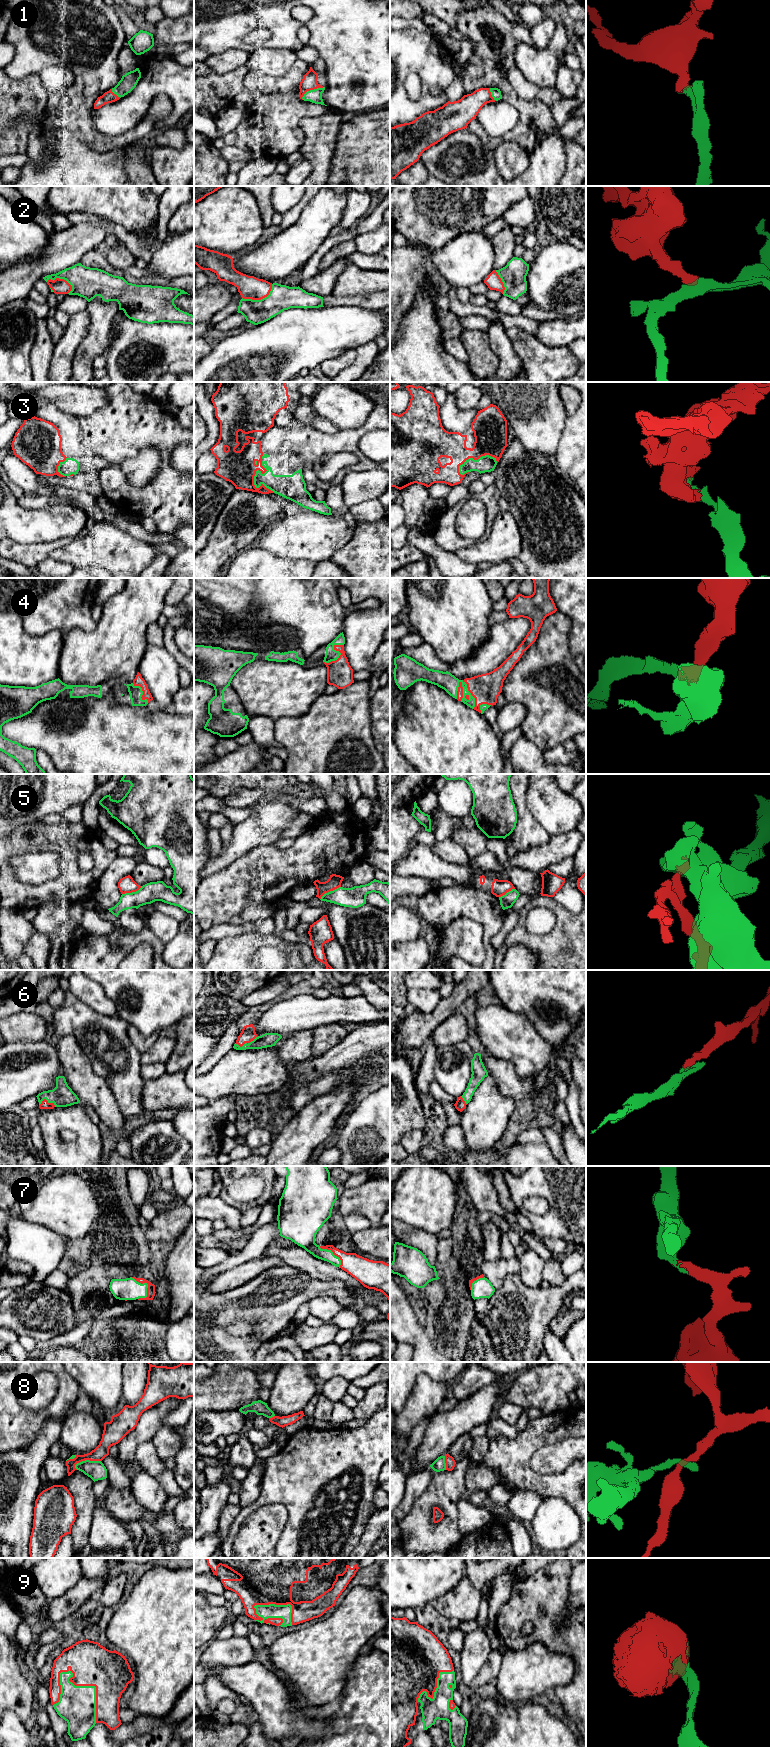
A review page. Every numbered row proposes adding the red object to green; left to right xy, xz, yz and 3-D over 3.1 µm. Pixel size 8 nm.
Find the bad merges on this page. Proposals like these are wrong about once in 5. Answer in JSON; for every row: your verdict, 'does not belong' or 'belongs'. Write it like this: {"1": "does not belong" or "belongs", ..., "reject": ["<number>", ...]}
{"1": "belongs", "2": "belongs", "3": "belongs", "4": "belongs", "5": "does not belong", "6": "belongs", "7": "belongs", "8": "does not belong", "9": "belongs", "reject": ["5", "8"]}

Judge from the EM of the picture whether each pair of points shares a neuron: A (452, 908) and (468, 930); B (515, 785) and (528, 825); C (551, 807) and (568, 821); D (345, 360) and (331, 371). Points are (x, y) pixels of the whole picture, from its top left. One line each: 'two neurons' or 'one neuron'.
A: two neurons
B: one neuron
C: one neuron
D: one neuron

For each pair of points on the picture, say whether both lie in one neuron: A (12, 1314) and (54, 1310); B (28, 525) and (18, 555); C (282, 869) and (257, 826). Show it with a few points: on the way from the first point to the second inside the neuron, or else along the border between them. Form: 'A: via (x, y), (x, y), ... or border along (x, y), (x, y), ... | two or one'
A: via (22, 1314), (44, 1314) | one
B: border along (10, 539), (23, 543), (45, 542) | two
C: border along (272, 843), (258, 845), (245, 853) | two

